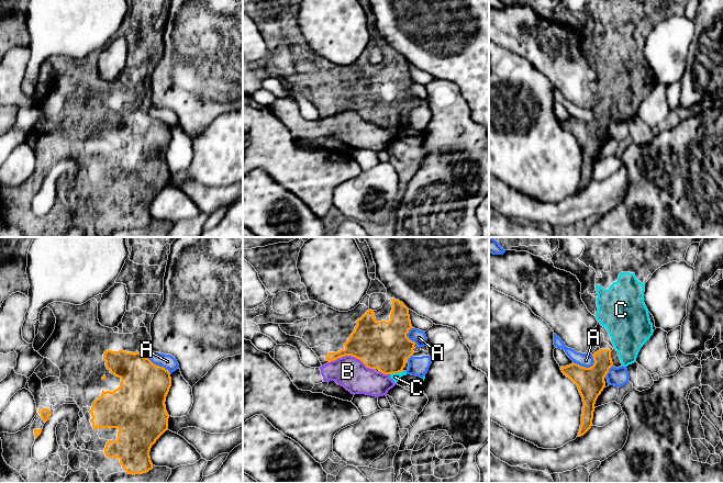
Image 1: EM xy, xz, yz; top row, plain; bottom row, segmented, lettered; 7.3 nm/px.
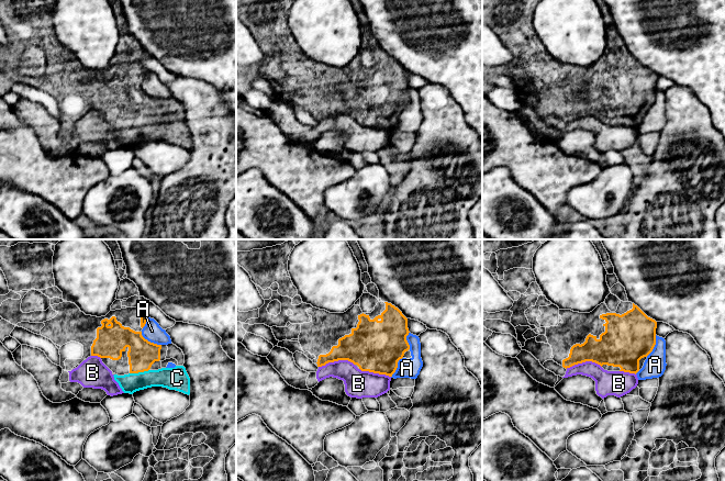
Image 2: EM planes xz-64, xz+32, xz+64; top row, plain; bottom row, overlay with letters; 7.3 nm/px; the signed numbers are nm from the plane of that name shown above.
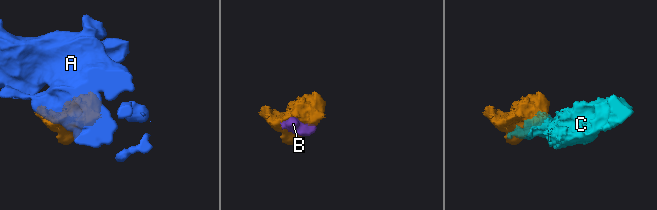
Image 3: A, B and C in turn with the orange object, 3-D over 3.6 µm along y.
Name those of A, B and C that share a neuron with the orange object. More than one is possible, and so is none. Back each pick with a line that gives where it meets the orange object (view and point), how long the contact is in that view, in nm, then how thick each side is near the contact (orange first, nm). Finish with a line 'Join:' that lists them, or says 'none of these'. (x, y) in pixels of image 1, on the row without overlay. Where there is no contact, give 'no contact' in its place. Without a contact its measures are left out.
C: contact xz (396, 126); length 100 nm; calibres 360 and 60 nm
Join: C

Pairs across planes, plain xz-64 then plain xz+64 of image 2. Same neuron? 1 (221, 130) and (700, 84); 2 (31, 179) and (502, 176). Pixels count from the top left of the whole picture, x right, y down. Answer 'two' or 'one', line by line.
1: two
2: two

